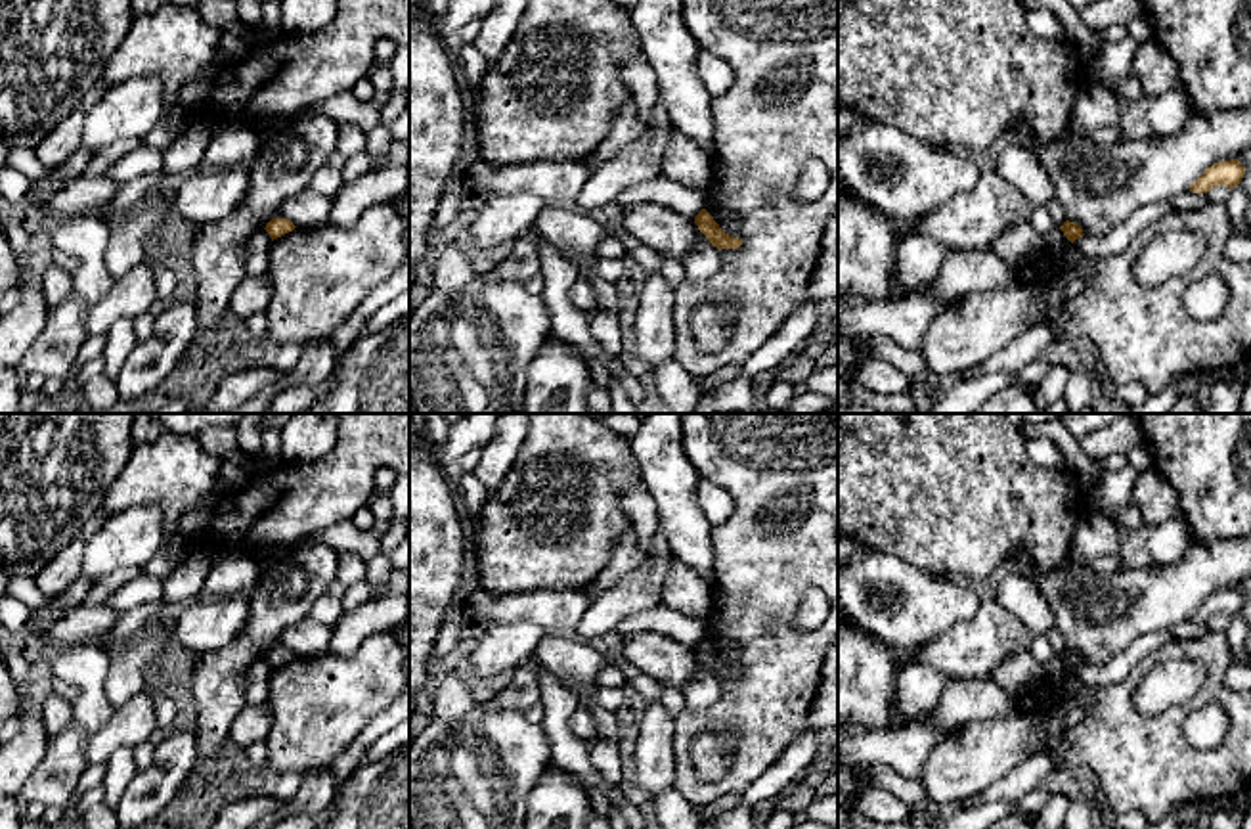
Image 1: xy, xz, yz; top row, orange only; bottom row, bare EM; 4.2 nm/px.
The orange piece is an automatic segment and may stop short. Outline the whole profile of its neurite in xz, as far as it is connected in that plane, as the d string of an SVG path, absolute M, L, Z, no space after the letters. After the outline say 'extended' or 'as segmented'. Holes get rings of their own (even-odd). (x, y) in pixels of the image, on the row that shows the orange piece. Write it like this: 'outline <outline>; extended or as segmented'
outline M702 209L696 214L694 224L710 239L710 243L717 247L719 251L738 249L742 245L742 239L733 237L719 228L719 224L713 220L713 216L706 209Z; as segmented

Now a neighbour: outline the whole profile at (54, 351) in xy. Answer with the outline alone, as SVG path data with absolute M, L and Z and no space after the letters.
M75 291L57 306L48 310L46 325L25 352L19 368L44 379L65 379L77 354L88 339L90 304Z

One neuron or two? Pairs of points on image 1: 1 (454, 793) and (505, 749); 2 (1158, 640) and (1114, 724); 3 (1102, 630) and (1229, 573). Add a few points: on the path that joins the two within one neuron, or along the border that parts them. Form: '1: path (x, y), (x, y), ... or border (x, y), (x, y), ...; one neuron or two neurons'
1: path (467, 780), (494, 753); one neuron
2: border (1171, 638), (1144, 655), (1118, 680); two neurons
3: path (1133, 605), (1139, 600), (1169, 594), (1198, 575); one neuron

